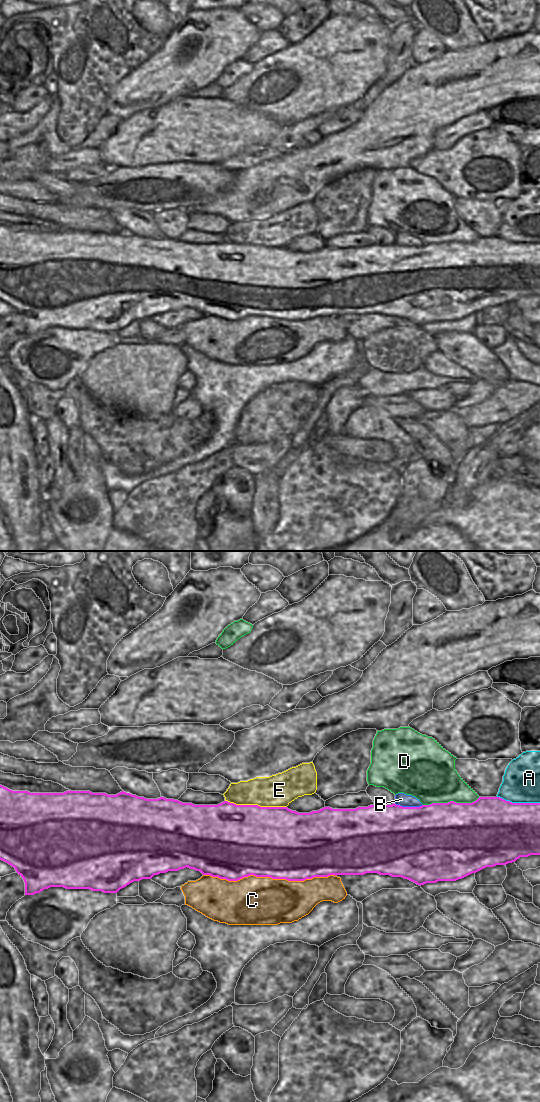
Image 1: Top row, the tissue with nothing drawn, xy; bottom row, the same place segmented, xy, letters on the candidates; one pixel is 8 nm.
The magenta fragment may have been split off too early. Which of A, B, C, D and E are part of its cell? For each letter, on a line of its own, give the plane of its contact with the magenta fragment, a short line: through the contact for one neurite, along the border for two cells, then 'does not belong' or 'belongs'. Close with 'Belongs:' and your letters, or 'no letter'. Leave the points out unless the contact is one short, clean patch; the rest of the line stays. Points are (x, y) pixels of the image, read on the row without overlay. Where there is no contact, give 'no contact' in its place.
A: contact in xy; does not belong
B: contact in xy; does not belong
C: contact in xy; does not belong
D: contact in xy; does not belong
E: contact in xy; does not belong
Belongs: no letter

